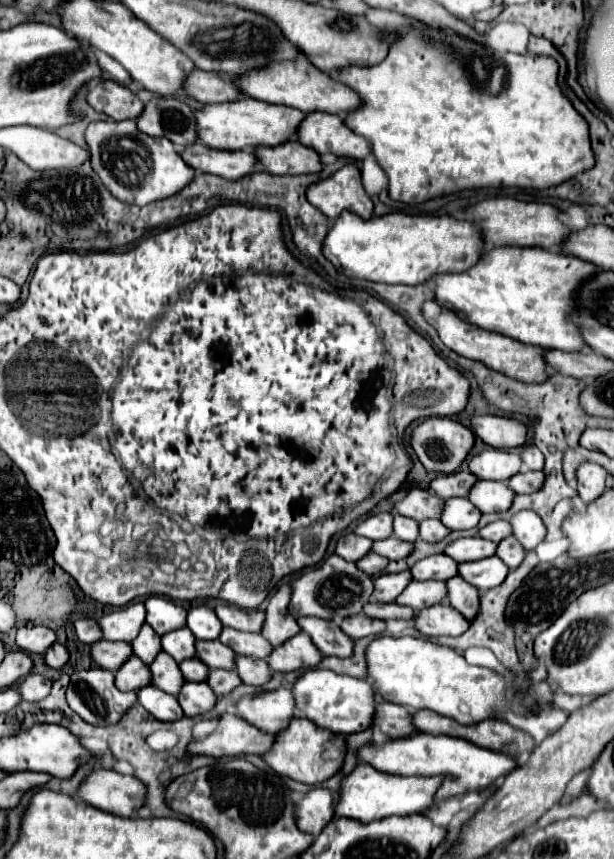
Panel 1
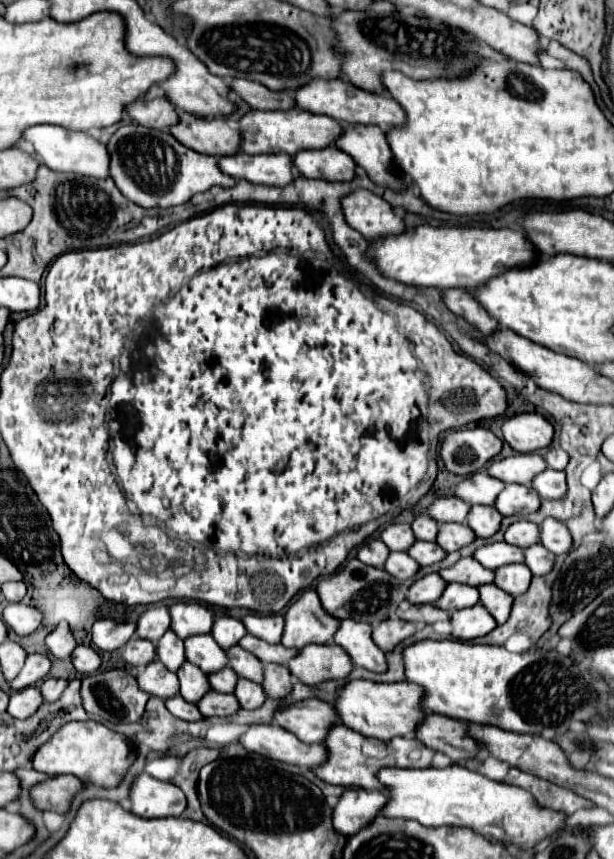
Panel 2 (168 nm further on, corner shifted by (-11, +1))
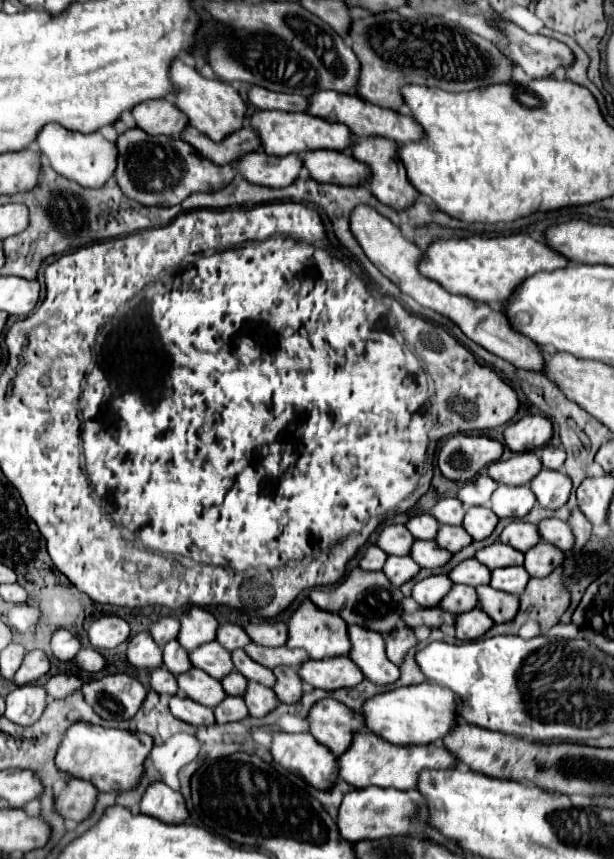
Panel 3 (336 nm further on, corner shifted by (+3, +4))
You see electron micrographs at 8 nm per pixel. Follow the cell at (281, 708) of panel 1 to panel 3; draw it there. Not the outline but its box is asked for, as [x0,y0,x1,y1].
[308,697,366,757]

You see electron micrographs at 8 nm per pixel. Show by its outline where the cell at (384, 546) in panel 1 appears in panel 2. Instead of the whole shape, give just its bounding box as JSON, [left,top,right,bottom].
[406,540,446,566]

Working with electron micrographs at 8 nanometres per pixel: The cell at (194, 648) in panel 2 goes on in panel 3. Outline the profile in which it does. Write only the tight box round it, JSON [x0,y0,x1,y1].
[190,641,234,679]

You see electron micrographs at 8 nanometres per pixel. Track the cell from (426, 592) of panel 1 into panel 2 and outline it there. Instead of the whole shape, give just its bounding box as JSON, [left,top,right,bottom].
[432,584,478,612]

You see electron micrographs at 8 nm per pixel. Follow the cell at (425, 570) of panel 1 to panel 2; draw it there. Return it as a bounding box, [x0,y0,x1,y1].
[438,558,494,586]

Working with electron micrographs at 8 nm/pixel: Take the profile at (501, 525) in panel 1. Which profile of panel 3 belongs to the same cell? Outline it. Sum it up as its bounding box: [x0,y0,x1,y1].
[500,519,540,553]

